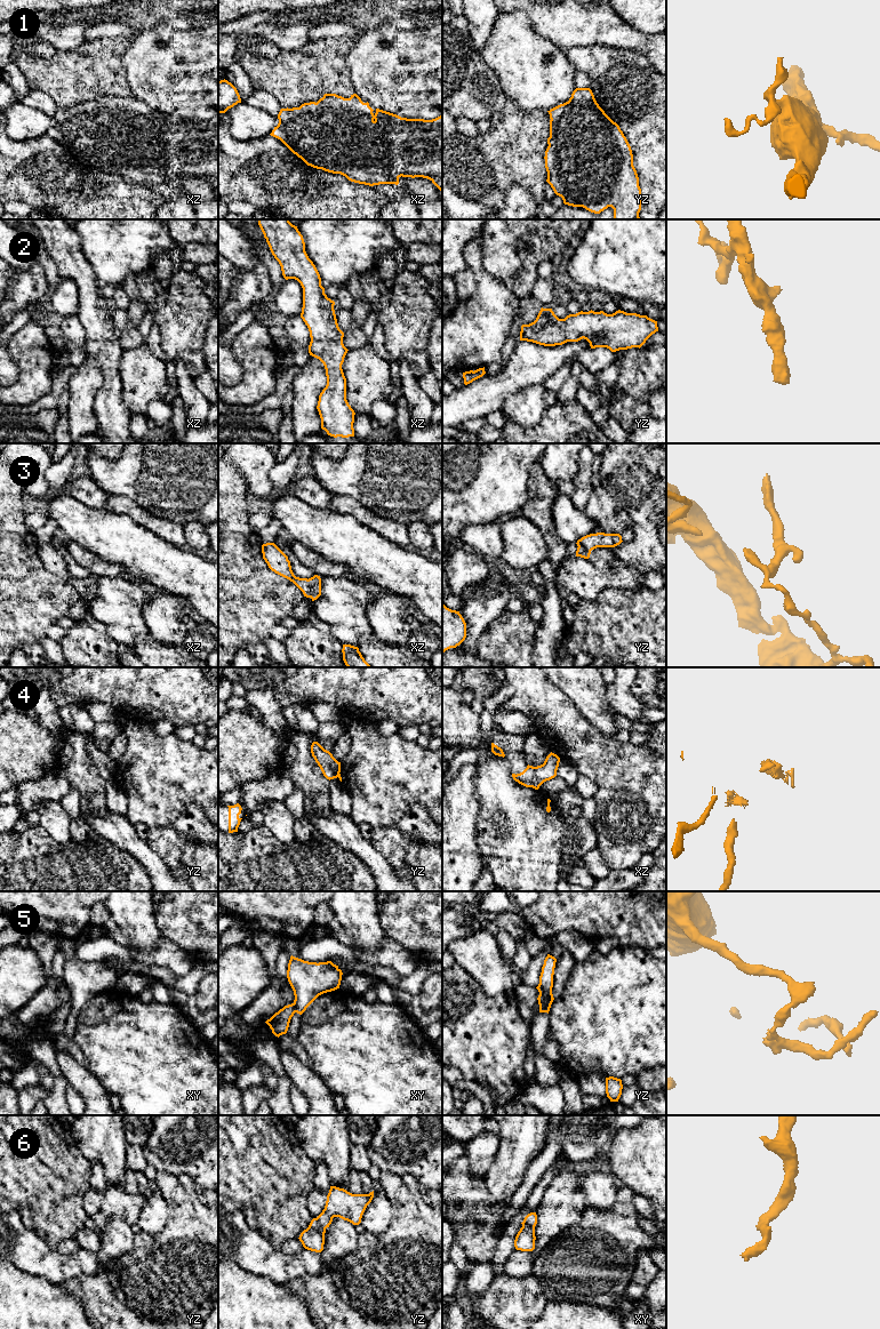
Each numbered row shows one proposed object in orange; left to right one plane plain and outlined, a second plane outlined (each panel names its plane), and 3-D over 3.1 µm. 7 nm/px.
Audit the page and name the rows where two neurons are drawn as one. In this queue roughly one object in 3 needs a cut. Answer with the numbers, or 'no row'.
3, 4, 5

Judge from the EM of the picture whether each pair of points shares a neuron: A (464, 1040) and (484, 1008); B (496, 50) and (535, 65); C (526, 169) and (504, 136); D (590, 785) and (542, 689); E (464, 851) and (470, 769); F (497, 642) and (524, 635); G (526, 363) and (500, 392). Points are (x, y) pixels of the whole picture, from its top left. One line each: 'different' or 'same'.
A: same
B: same
C: same
D: different
E: same
F: same
G: same

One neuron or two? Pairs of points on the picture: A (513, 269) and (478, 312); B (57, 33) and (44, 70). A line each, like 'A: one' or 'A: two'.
A: two
B: two

